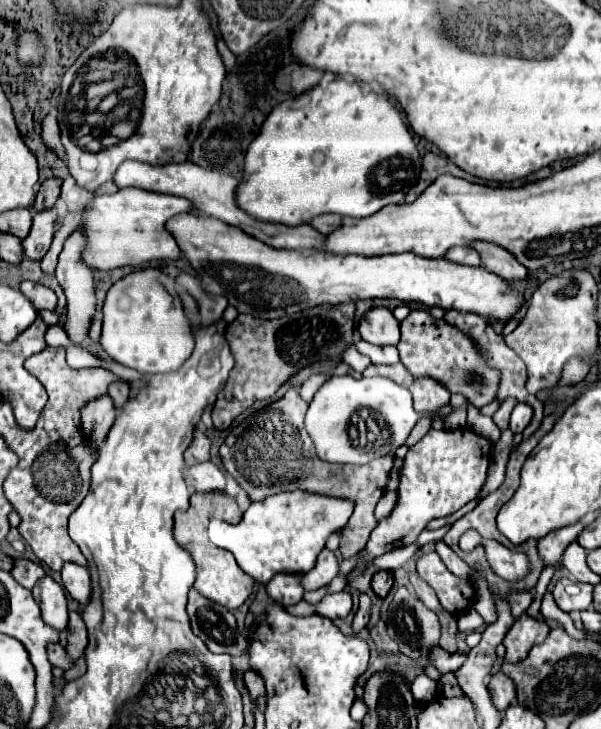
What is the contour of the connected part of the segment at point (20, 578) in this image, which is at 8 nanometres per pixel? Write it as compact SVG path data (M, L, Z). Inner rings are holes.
M16 558L16 560L14 560L14 568L12 568L10 574L14 576L14 580L16 580L18 584L22 584L22 586L28 588L28 590L32 590L34 584L36 584L40 578L46 576L46 572L44 572L44 568L42 568L40 564L30 562L30 560L26 560L26 558Z

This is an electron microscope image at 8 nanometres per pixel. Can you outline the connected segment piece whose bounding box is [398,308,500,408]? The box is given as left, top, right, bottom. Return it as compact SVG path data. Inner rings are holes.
M414 308L400 324L402 338L398 342L400 362L416 378L430 376L444 384L450 394L462 394L476 408L490 404L498 396L500 372L486 364L486 356L474 346L474 340L458 328L434 318L426 308Z

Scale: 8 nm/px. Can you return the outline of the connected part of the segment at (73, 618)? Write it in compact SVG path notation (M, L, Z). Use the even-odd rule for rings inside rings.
M70 612L70 622L68 622L68 644L66 650L72 658L80 658L86 650L88 644L88 634L86 634L86 624L80 616L80 612Z

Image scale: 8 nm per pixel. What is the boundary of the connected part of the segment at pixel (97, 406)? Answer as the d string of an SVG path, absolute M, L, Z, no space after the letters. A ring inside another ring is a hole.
M104 394L104 396L98 396L96 400L90 400L80 410L82 410L80 432L84 436L84 444L88 444L92 452L96 452L104 444L106 434L116 418L116 406L110 394Z

